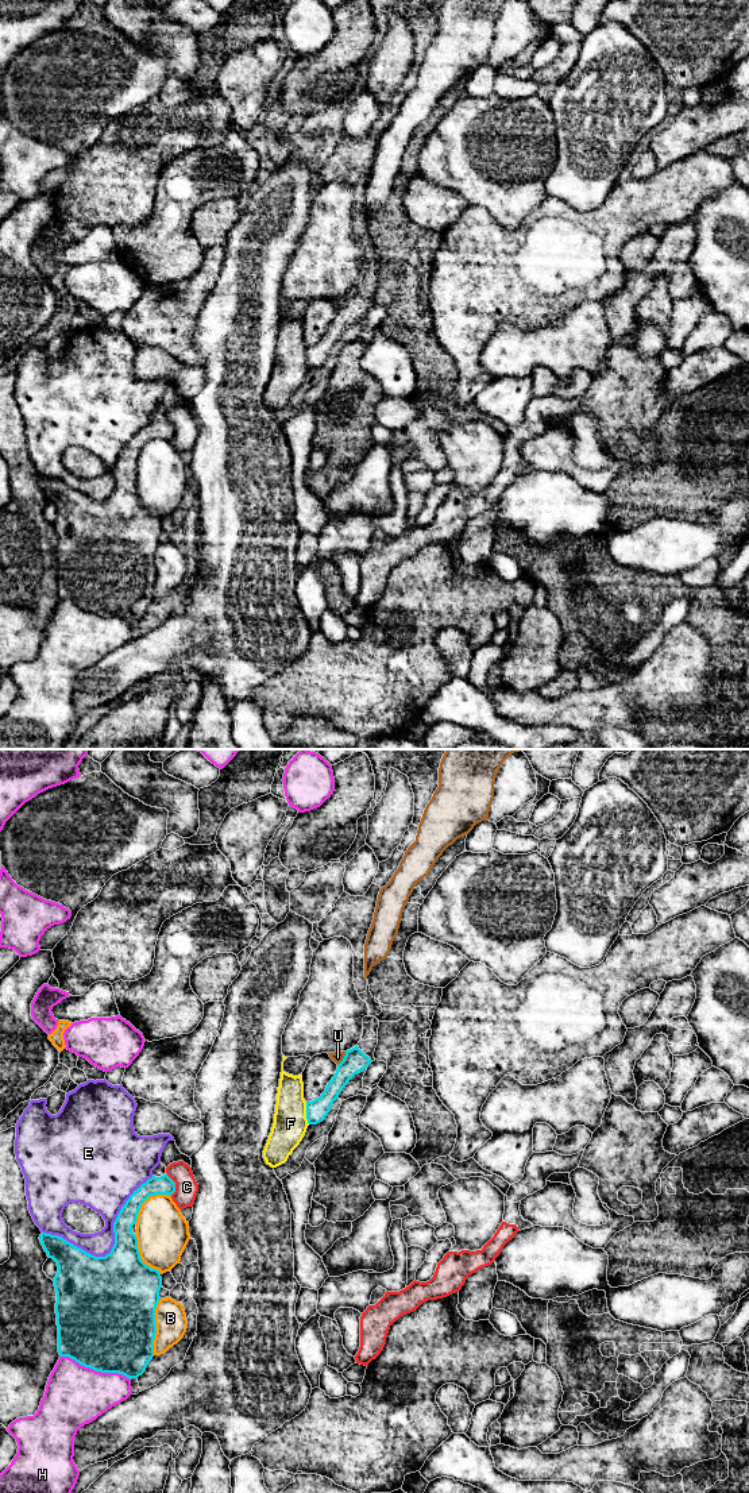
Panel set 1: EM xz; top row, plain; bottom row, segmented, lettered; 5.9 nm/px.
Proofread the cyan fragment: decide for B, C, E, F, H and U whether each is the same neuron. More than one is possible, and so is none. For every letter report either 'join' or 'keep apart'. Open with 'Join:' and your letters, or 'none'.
Join: none
B: keep apart
C: keep apart
E: keep apart
F: keep apart
H: keep apart
U: keep apart

